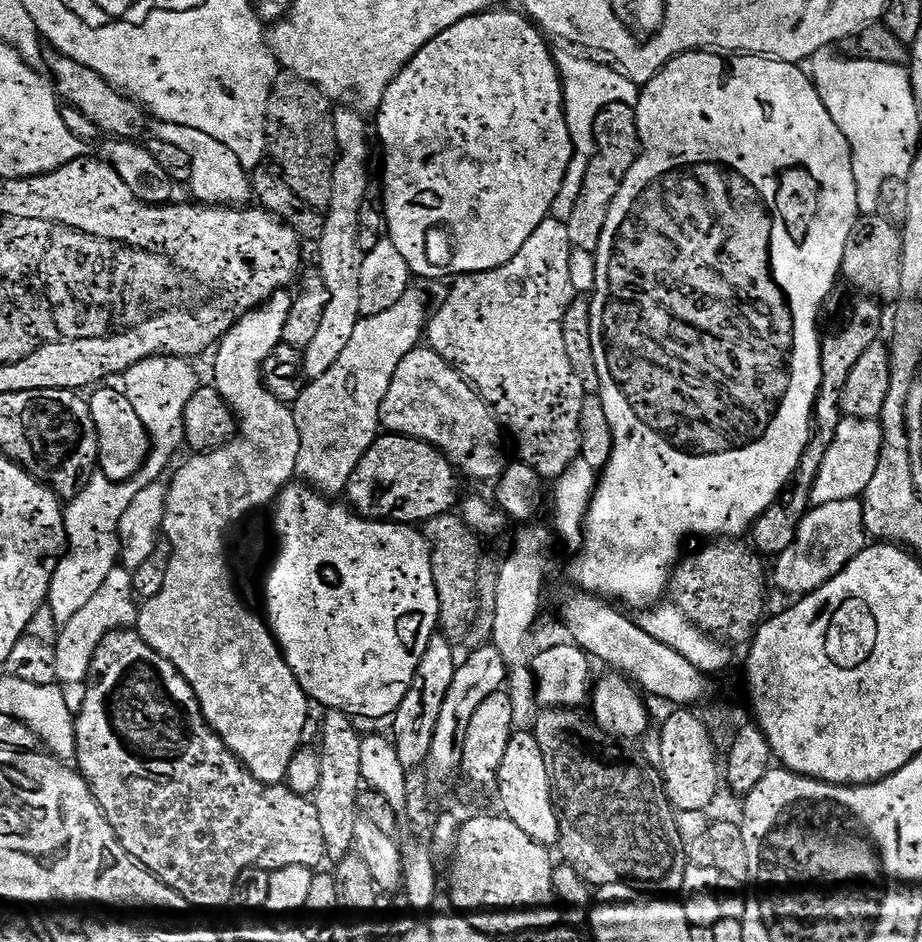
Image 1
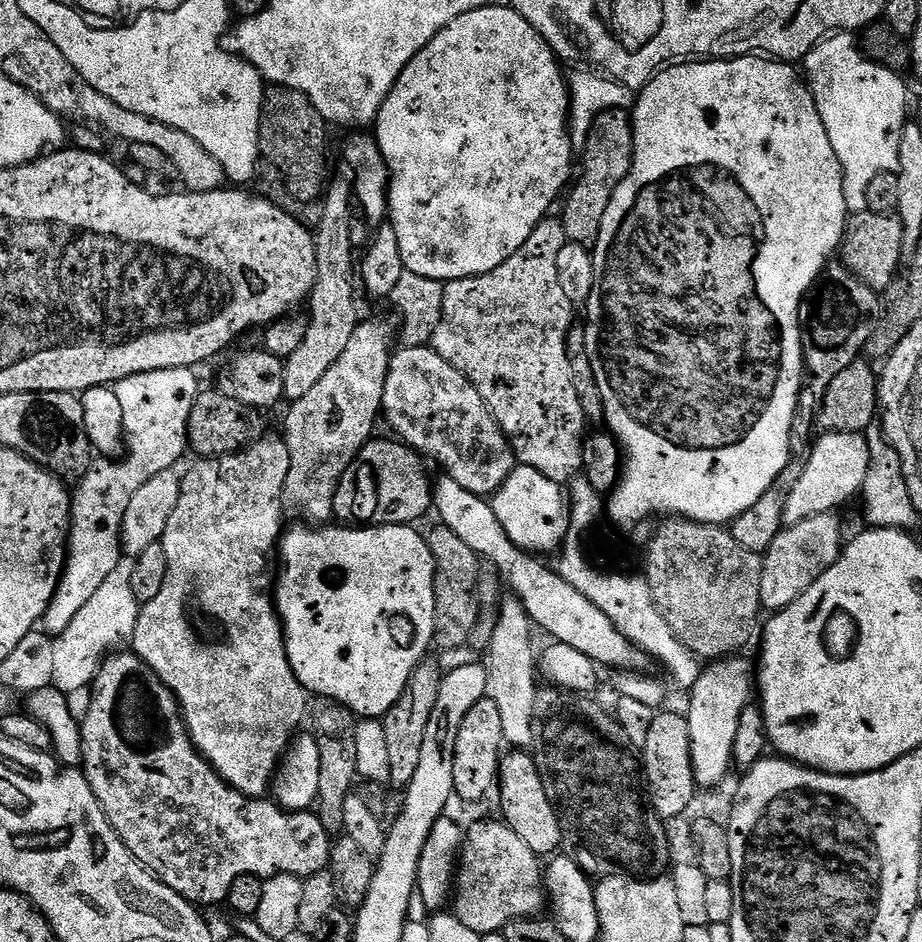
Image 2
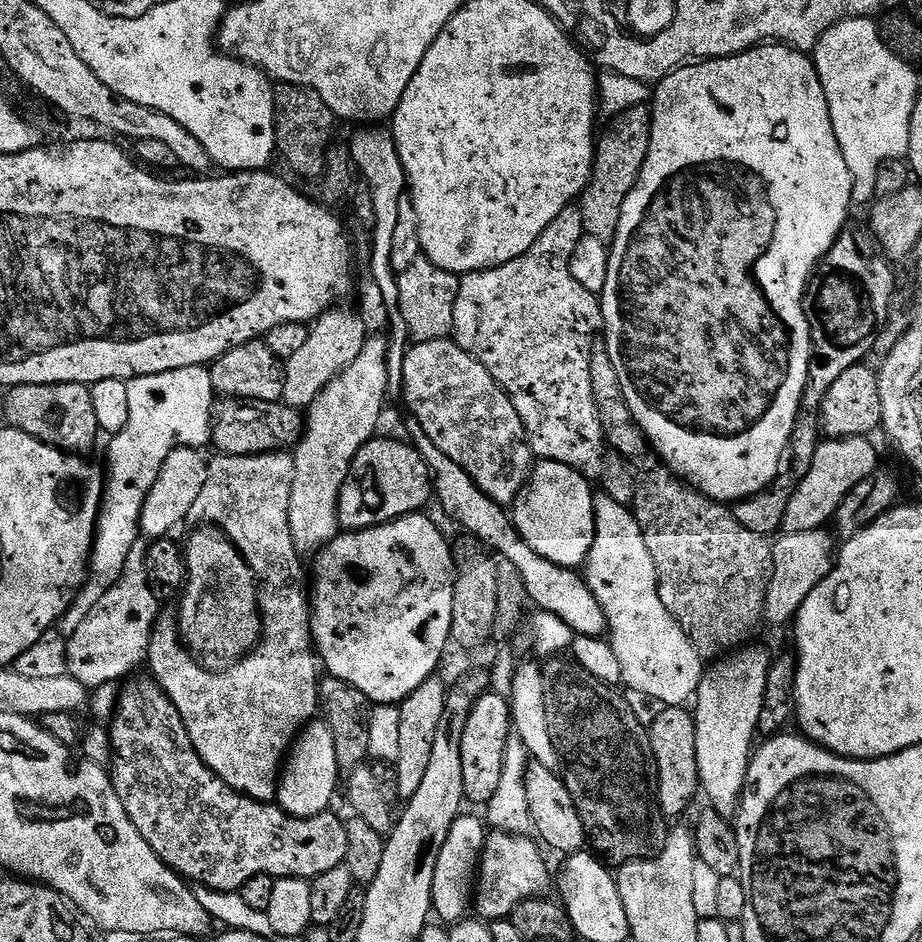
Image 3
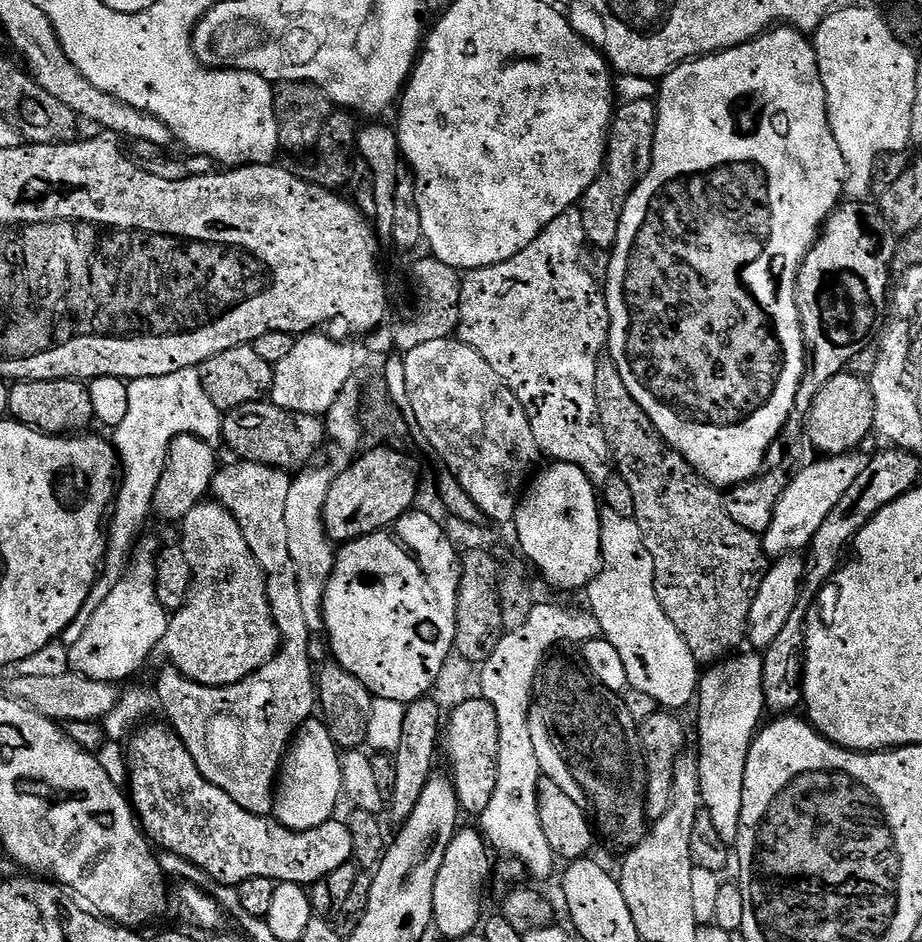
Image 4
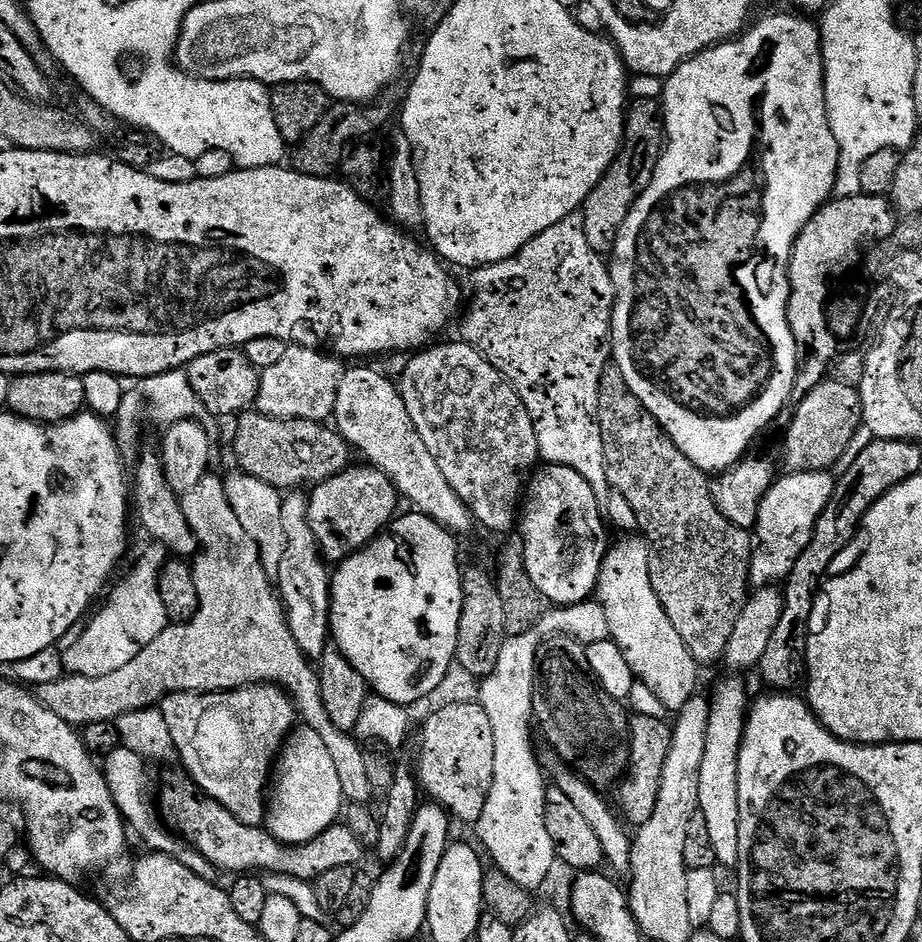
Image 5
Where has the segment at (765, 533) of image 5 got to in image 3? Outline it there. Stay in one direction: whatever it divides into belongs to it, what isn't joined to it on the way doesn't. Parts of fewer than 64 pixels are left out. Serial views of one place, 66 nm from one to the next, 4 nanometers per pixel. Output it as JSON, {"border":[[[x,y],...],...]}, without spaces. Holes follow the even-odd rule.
{"border":[[[842,436],[820,442],[814,454],[813,466],[795,485],[782,525],[785,533],[798,533],[823,529],[835,517],[846,494],[876,471],[876,448],[866,436]]]}

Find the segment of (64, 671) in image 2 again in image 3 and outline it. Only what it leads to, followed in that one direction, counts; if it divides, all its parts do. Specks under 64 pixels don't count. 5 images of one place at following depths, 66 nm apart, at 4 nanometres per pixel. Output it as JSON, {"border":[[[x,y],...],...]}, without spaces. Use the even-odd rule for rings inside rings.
{"border":[[[145,541],[135,543],[132,550],[134,560],[125,566],[122,578],[108,589],[92,612],[82,620],[78,630],[67,639],[67,675],[94,690],[90,698],[90,713],[97,725],[109,725],[116,715],[122,688],[114,681],[131,675],[135,666],[147,659],[151,632],[160,616],[160,601],[149,584],[151,561],[148,550],[149,545]]]}

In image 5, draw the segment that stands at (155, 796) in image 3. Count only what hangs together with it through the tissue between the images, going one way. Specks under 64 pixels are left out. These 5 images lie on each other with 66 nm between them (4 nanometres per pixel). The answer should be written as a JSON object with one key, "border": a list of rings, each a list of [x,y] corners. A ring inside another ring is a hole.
{"border":[[[183,770],[170,773],[164,785],[161,788],[159,785],[158,811],[161,817],[172,819],[171,827],[201,852],[209,866],[231,874],[272,873],[315,882],[319,876],[326,874],[326,870],[335,870],[338,866],[356,868],[359,860],[366,855],[364,845],[354,838],[352,831],[343,826],[327,828],[318,834],[318,838],[299,846],[283,844],[263,827],[251,828],[238,822],[238,818],[234,818],[226,806],[205,796],[191,775]]]}

